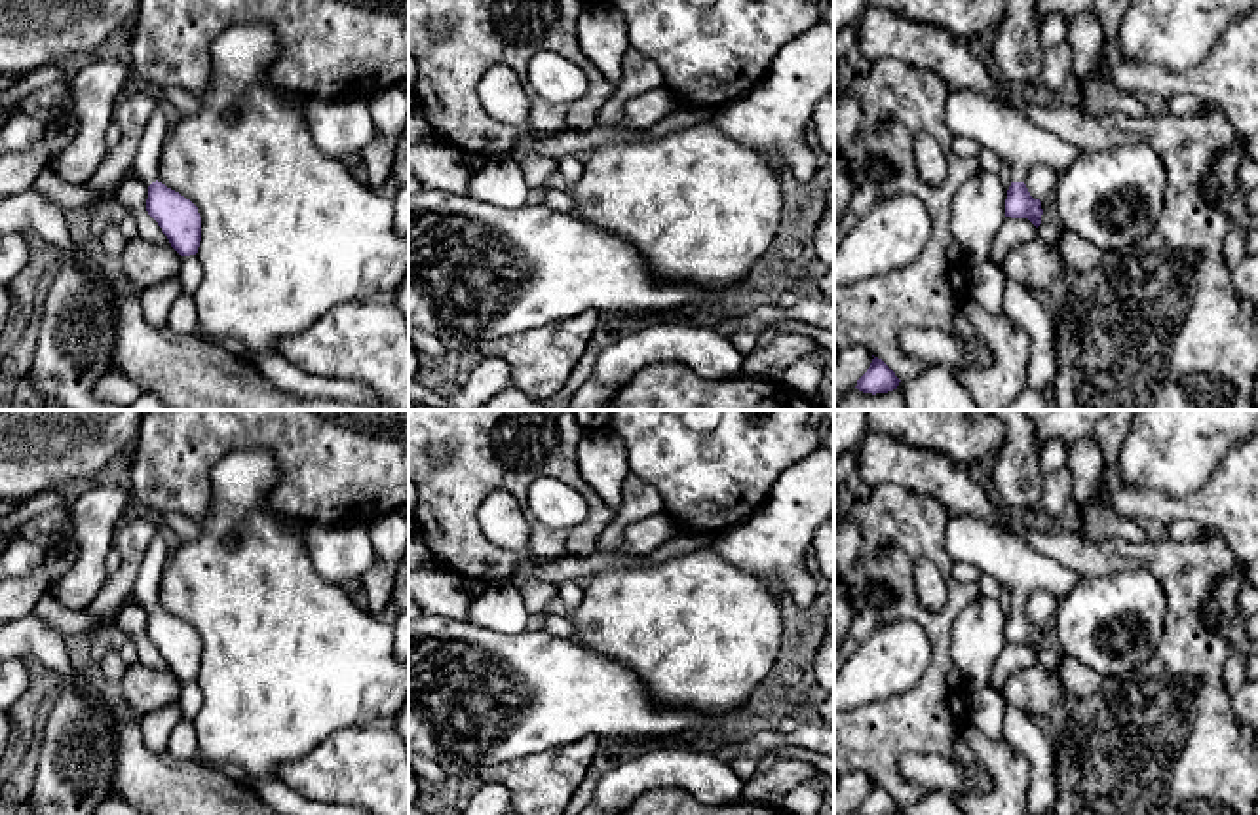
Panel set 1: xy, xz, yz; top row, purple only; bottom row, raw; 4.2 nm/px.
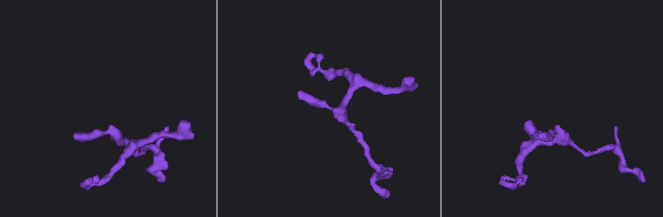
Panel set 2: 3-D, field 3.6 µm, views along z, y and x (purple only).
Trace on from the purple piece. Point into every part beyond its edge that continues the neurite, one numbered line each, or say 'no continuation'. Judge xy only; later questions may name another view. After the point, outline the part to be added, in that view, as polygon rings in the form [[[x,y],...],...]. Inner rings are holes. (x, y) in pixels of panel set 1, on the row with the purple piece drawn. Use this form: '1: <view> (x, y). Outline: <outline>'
1: xy (147, 158). Outline: [[[160,103],[146,123],[133,160],[135,171],[148,186],[158,180],[160,156],[169,129],[167,104]]]

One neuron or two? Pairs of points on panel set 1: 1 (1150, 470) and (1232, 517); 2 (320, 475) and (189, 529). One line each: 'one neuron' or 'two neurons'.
1: two neurons
2: two neurons

